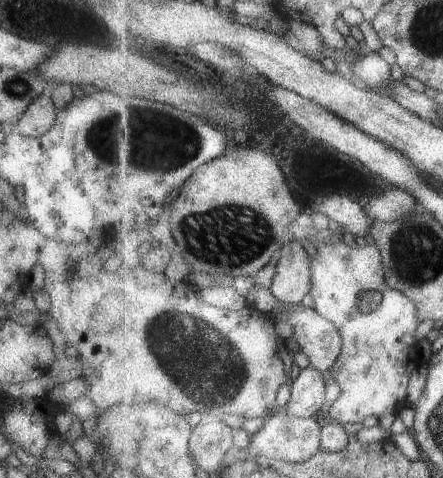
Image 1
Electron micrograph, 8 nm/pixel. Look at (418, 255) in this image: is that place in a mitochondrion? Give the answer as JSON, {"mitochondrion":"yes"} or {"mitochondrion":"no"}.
{"mitochondrion":"yes"}

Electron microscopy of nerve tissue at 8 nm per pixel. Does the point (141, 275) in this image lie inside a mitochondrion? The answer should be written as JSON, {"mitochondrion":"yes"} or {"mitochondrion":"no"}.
{"mitochondrion":"no"}

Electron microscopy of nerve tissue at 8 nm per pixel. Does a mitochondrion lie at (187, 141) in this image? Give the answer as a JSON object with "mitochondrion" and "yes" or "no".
{"mitochondrion":"yes"}

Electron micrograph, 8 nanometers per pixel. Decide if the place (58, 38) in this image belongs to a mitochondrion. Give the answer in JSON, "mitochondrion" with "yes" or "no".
{"mitochondrion":"no"}

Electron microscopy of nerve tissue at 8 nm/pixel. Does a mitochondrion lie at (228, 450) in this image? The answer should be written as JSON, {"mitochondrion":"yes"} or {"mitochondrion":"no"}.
{"mitochondrion":"no"}

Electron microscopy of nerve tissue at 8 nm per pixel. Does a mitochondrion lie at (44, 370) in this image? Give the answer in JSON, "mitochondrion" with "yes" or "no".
{"mitochondrion":"no"}

